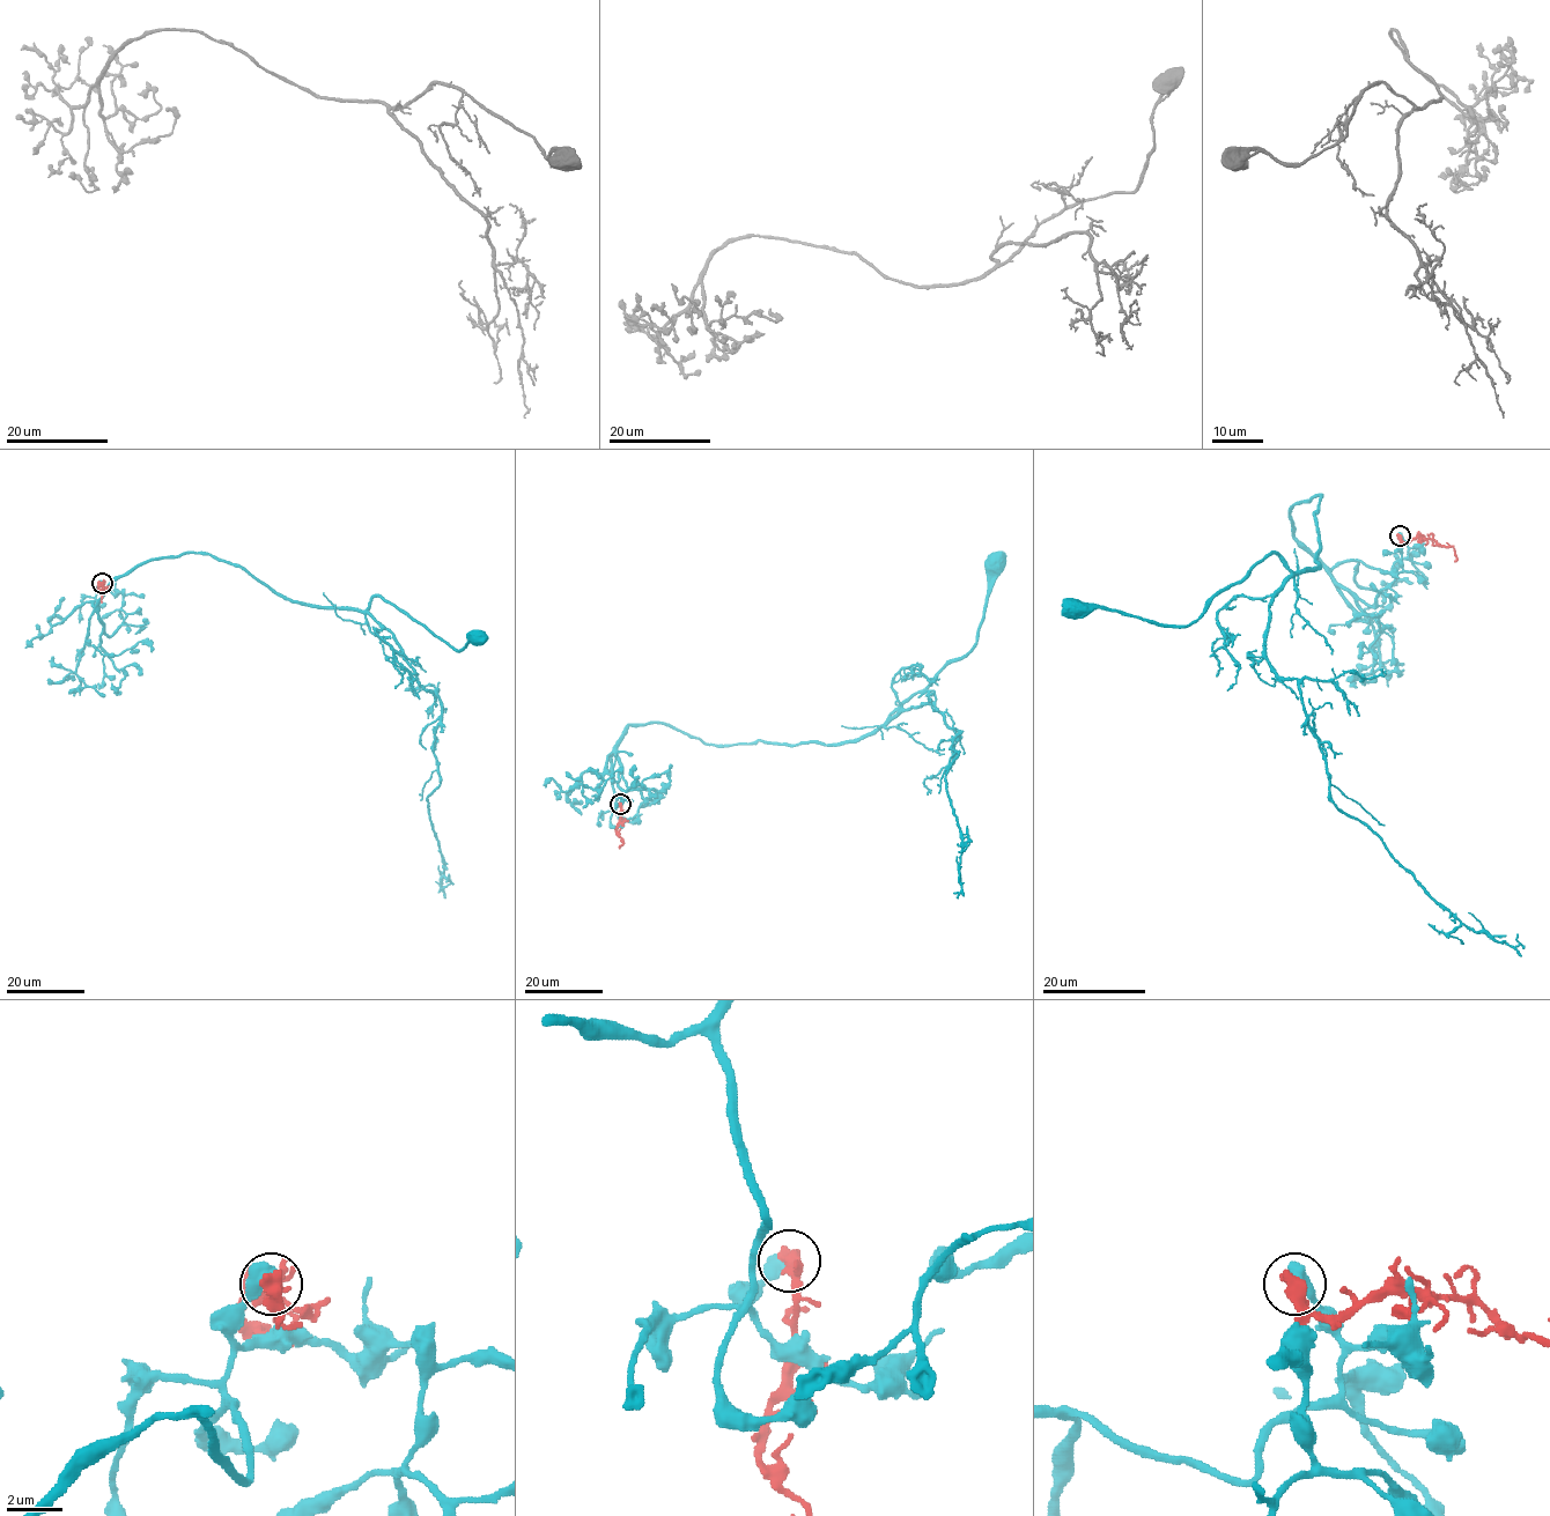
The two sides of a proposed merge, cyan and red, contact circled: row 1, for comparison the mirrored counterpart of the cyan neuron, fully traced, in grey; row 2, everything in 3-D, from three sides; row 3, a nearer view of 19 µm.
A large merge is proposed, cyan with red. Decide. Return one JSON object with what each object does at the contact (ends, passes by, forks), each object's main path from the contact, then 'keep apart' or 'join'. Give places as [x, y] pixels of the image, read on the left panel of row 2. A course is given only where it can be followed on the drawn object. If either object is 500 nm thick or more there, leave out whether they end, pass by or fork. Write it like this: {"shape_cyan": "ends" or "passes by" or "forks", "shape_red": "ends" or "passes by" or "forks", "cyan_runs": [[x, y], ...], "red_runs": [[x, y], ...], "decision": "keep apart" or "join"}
{"cyan_runs": [[102, 583], [98, 611], [146, 562], [208, 553], [293, 601], [381, 597], [457, 650], [478, 637]], "red_runs": [[102, 583], [103, 588], [98, 586], [104, 591], [102, 603]], "decision": "keep apart"}

